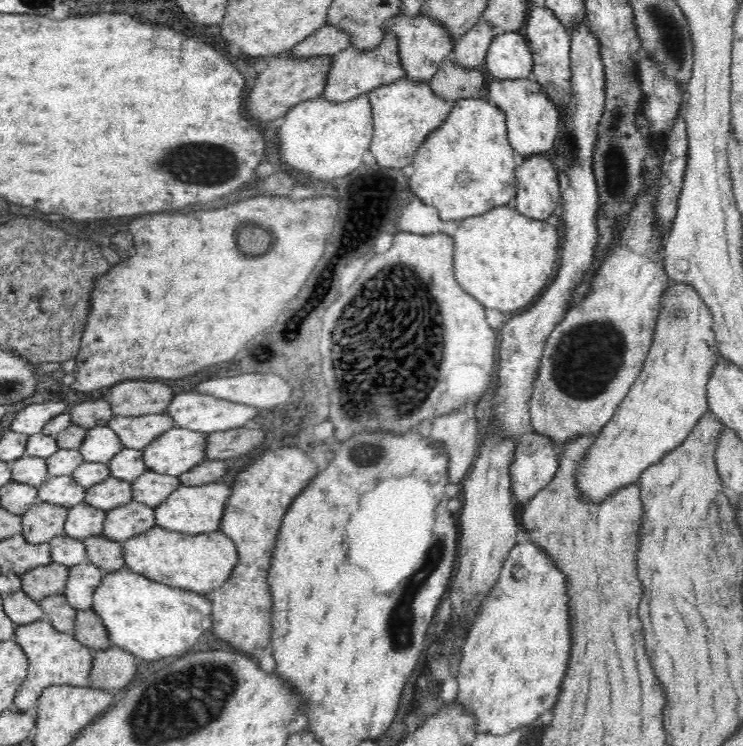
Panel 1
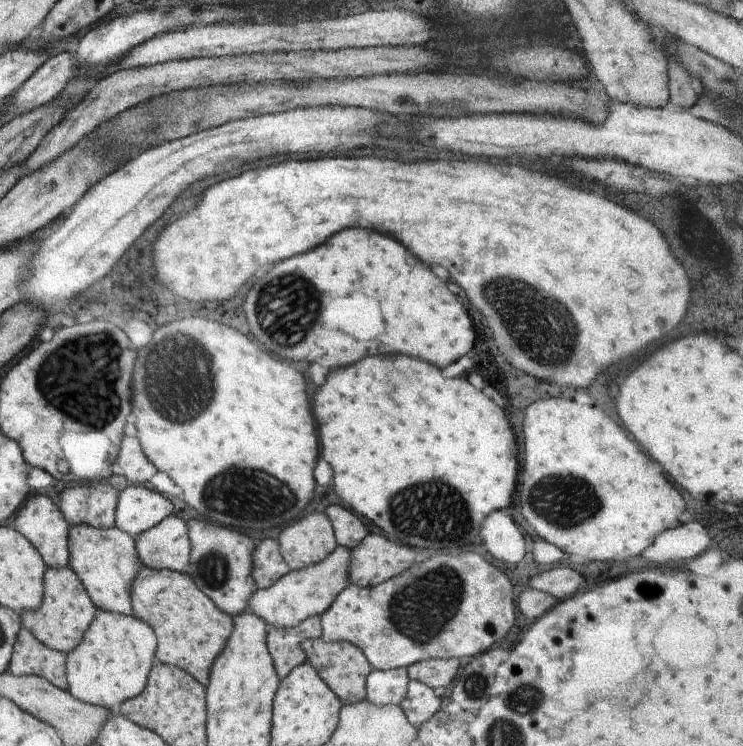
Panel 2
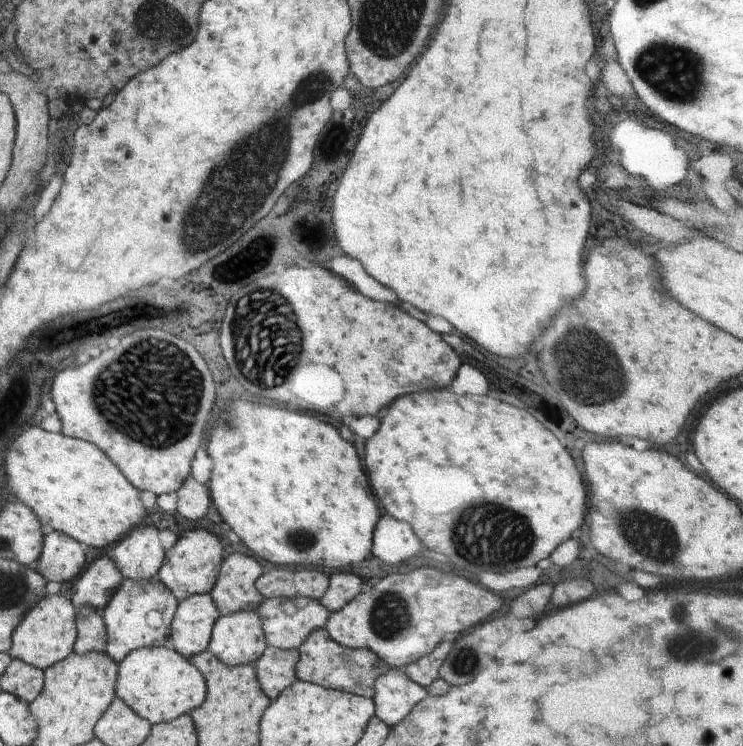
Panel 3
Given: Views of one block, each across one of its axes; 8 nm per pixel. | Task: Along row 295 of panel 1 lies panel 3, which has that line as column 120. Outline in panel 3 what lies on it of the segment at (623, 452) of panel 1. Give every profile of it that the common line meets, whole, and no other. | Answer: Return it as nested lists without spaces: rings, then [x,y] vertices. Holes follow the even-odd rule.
[[[169,645],[134,650],[117,666],[116,697],[151,725],[189,714],[206,700],[206,681],[202,673]]]

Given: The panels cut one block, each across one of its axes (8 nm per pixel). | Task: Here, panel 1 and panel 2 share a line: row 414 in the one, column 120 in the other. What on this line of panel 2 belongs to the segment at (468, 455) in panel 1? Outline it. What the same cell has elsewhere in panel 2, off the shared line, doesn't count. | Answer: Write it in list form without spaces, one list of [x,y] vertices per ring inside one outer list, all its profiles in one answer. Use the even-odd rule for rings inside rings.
[[[124,436],[119,442],[116,464],[130,482],[146,484],[157,472],[157,468],[146,458],[138,437]]]

